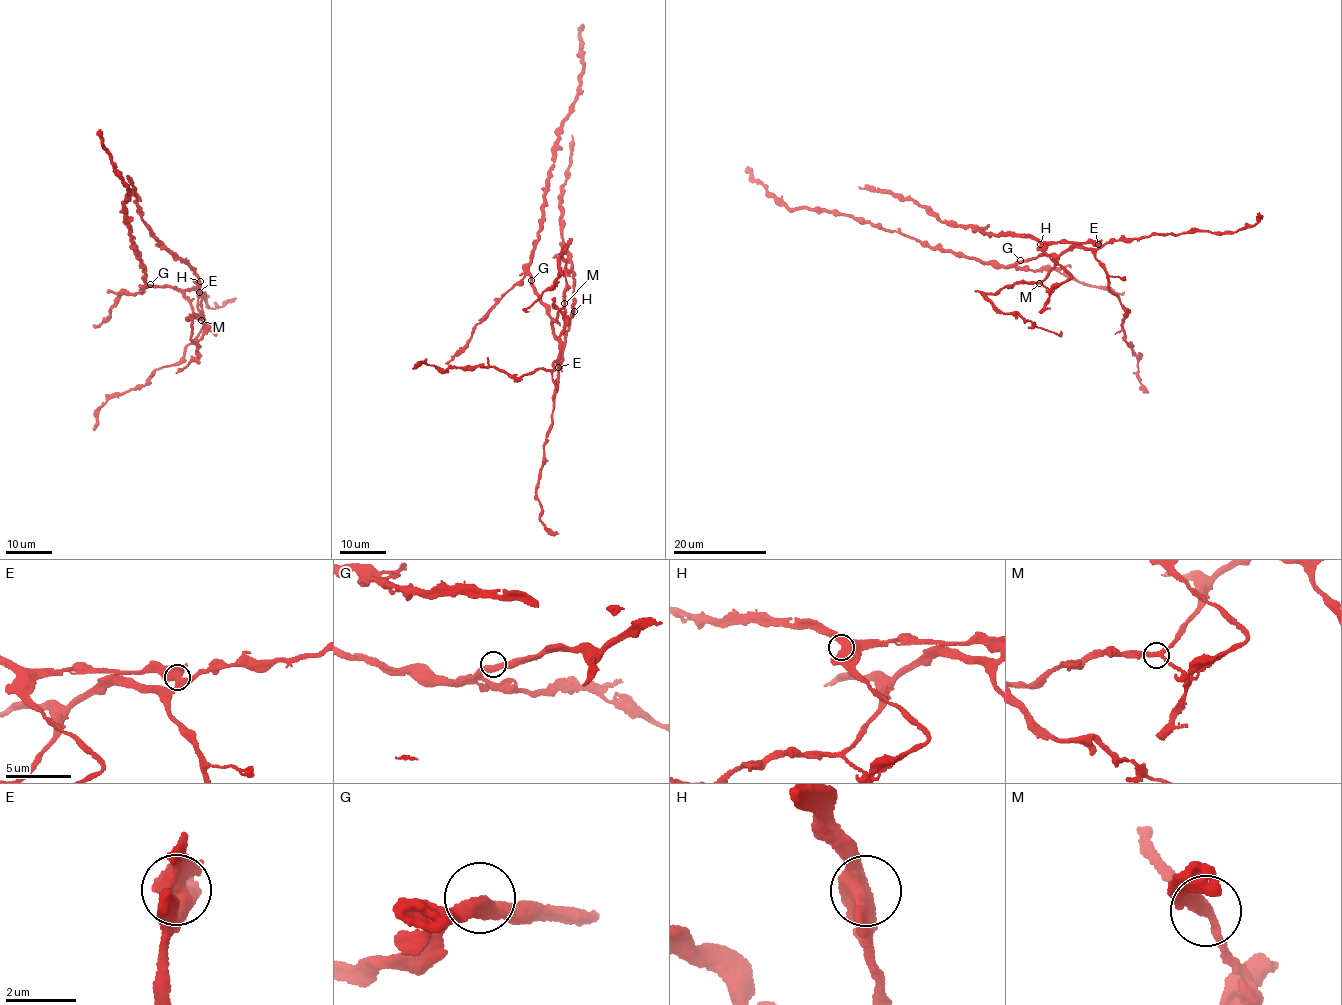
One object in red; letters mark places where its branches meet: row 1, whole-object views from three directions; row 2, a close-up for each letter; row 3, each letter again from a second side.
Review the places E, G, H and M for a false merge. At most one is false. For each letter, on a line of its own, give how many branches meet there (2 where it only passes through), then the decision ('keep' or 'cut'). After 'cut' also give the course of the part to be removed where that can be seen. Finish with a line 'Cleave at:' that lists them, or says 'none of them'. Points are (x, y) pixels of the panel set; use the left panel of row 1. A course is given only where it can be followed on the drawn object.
E: branches 4; cut; course (199, 292), (198, 277), (154, 238), (140, 215), (134, 188), (127, 175)
G: branches 2; keep
H: branches 2; keep
M: branches 3; keep
Cleave at: E

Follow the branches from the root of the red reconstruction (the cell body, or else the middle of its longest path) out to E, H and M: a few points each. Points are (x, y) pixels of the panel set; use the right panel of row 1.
E: (1021, 262), (1044, 255), (1060, 255), (1073, 245), (1098, 244)
H: (1021, 262), (1044, 255), (1060, 255), (1072, 244), (1059, 241), (1040, 244)
M: (1021, 262), (1044, 255), (1054, 258), (1054, 267), (1039, 283)

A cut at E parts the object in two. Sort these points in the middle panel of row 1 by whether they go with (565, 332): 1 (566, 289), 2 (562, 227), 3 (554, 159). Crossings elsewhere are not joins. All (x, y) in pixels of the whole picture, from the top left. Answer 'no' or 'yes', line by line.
1: no
2: yes
3: no

